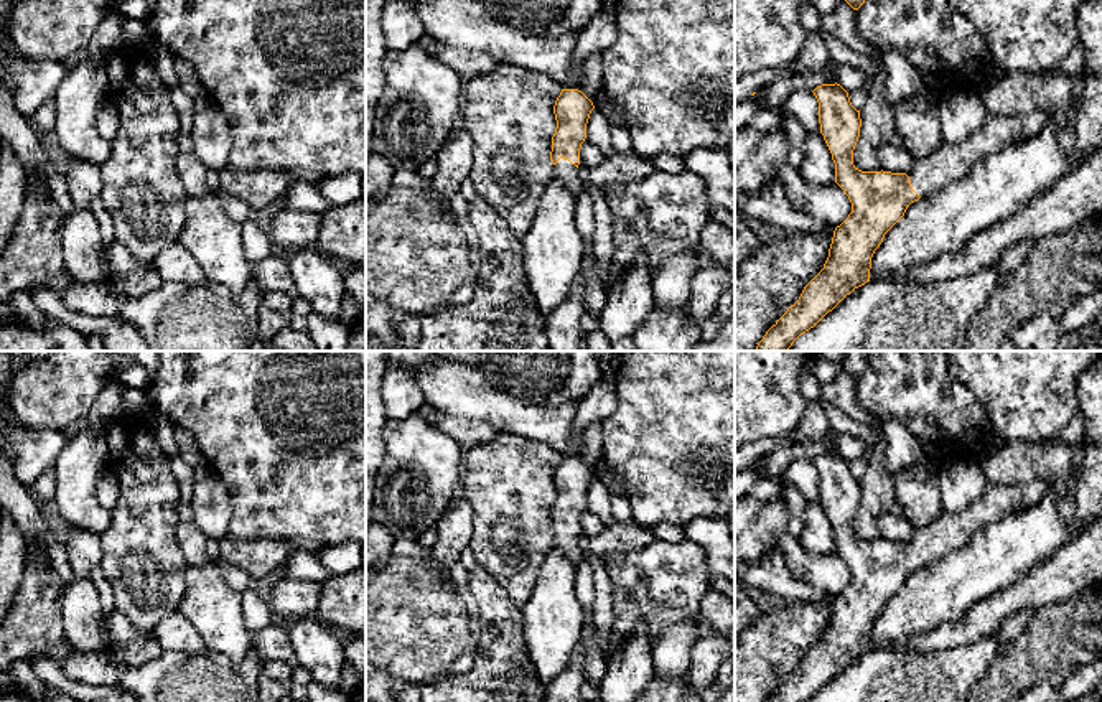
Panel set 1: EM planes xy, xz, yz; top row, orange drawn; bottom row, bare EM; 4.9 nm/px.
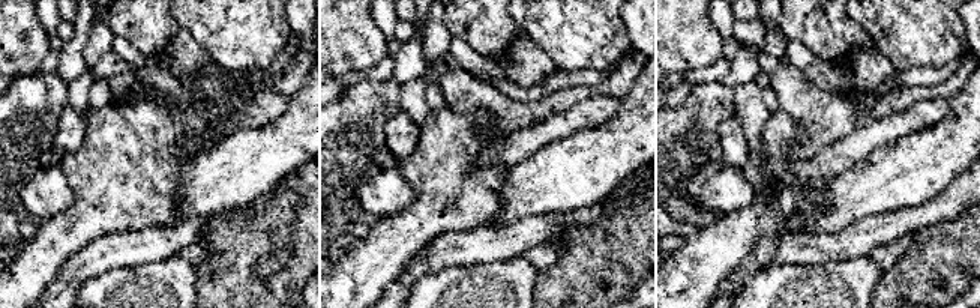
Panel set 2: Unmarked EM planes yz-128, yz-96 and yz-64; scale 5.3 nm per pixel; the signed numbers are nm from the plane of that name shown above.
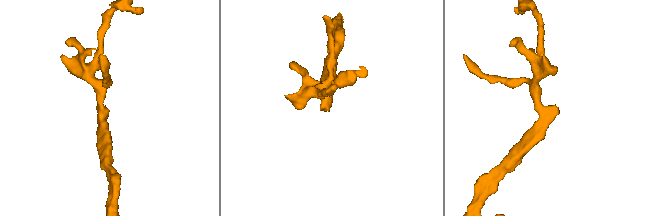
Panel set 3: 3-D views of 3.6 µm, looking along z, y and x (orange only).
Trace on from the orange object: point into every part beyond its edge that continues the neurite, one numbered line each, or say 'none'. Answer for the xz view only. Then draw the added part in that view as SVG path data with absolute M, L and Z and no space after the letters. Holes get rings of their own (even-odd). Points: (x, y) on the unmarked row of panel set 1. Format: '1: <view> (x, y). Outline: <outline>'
1: xz (567, 542). Outline: M560 527L553 534L553 547L558 549L578 570L583 564L583 550L578 545L578 537L568 529Z

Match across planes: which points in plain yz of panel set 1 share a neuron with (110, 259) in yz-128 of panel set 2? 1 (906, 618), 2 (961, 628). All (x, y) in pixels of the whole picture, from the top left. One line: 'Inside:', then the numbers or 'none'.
Inside: 2

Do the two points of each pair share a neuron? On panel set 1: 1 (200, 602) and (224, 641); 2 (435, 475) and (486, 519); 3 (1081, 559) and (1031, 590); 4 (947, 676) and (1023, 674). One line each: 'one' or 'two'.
1: one
2: two
3: one
4: two

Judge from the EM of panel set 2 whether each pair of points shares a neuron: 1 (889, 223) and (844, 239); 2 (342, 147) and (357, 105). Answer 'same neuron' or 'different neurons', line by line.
1: same neuron
2: same neuron

